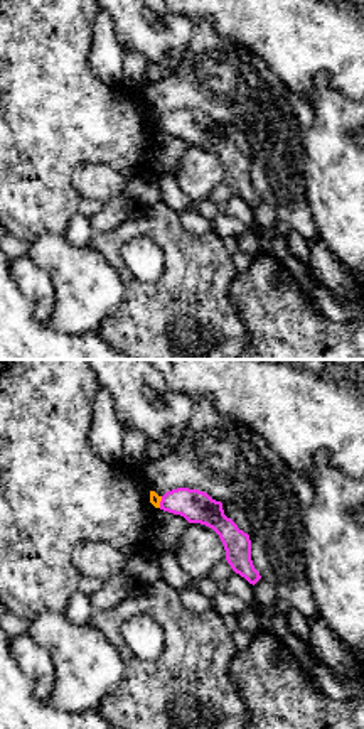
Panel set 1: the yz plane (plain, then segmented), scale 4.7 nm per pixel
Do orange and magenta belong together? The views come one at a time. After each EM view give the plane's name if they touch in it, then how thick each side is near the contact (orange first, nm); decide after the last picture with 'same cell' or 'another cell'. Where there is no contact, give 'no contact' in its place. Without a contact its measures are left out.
meets orange in yz; 50 nm thick on the orange side, 160 nm on the other

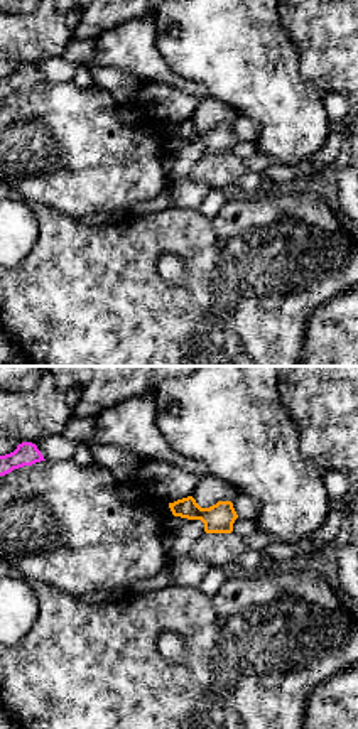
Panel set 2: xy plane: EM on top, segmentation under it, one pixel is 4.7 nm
no contact

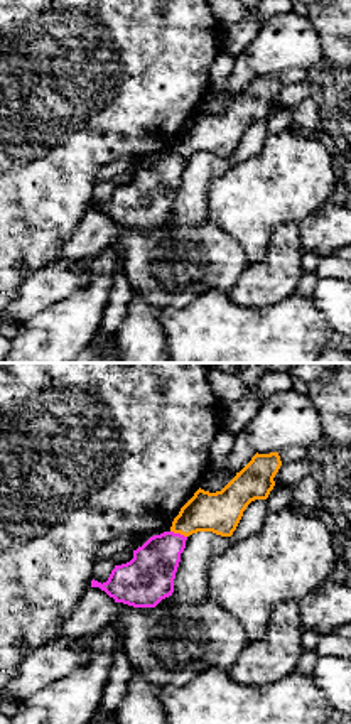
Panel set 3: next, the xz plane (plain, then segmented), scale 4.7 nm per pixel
meets orange in xz; 200 nm thick on the orange side, 220 nm on the other

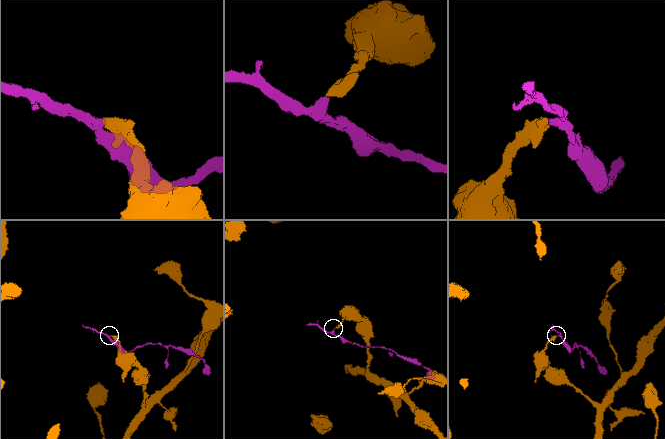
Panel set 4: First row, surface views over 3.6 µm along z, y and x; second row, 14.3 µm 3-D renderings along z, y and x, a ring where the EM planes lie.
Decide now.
another cell

